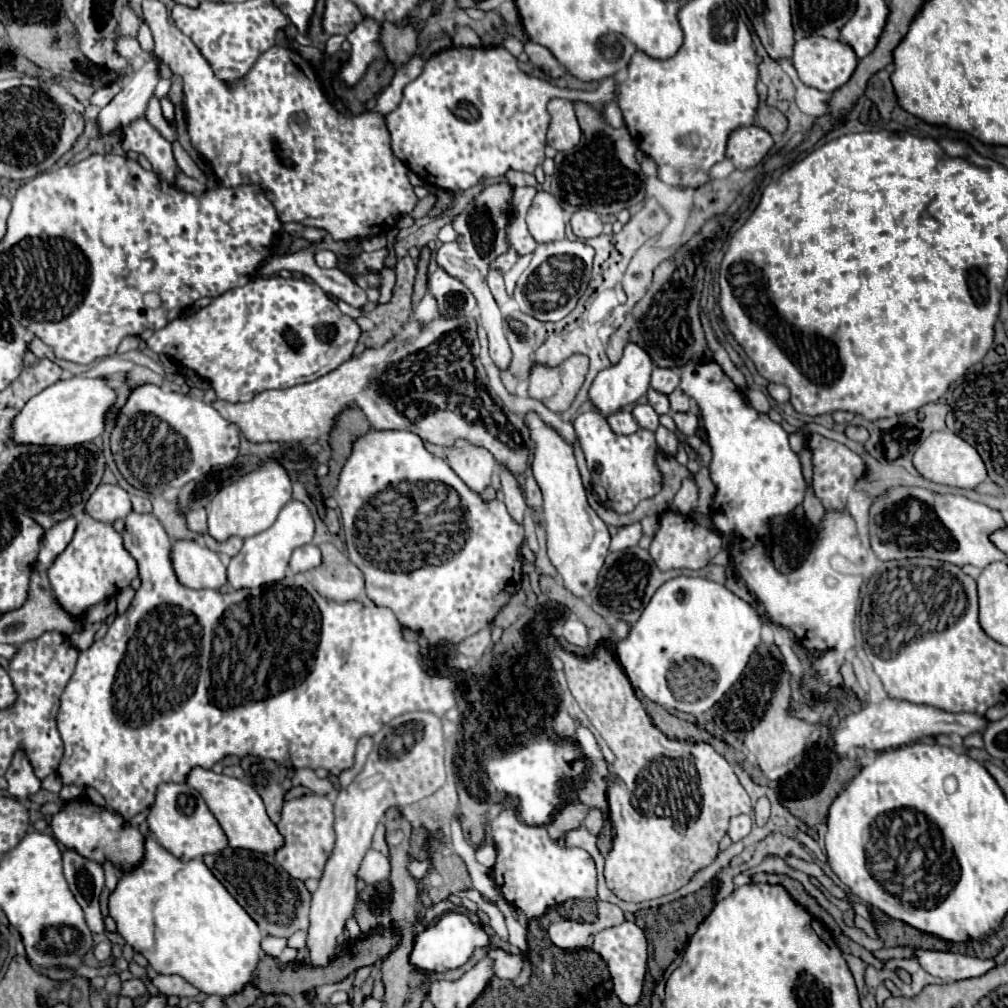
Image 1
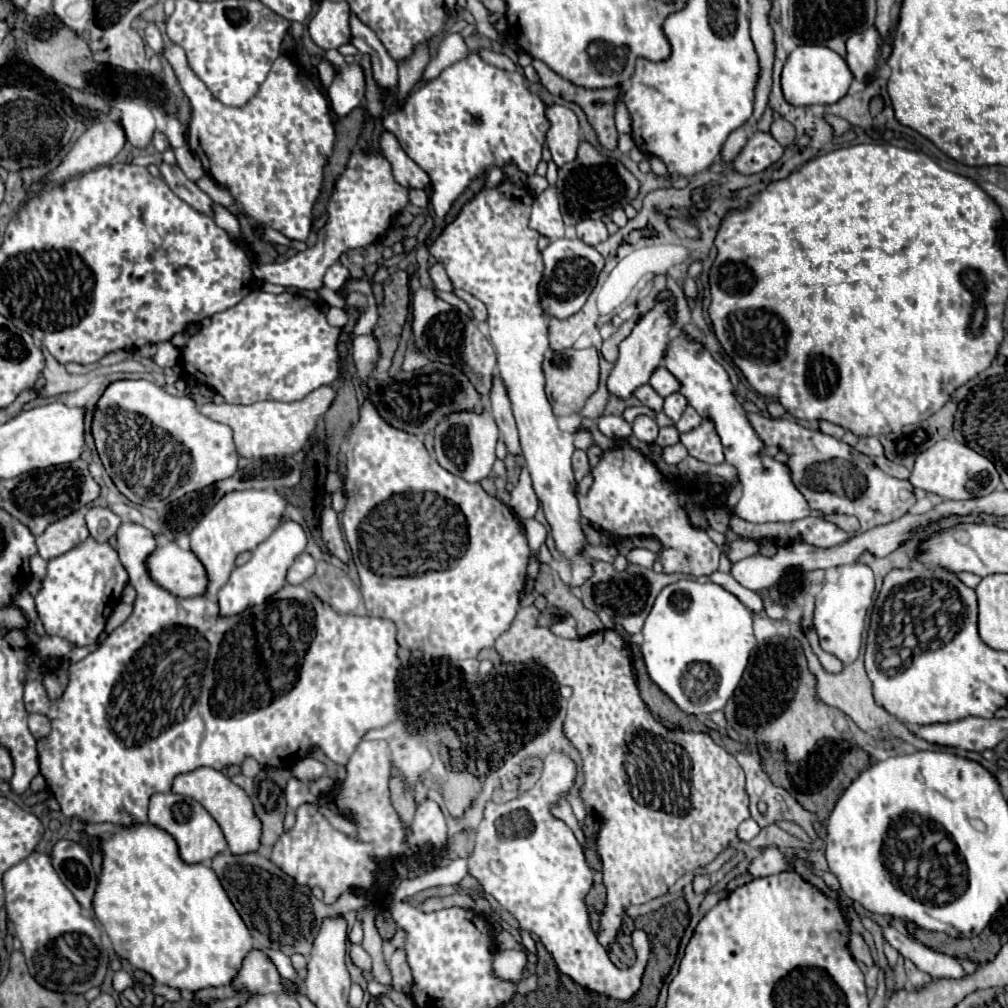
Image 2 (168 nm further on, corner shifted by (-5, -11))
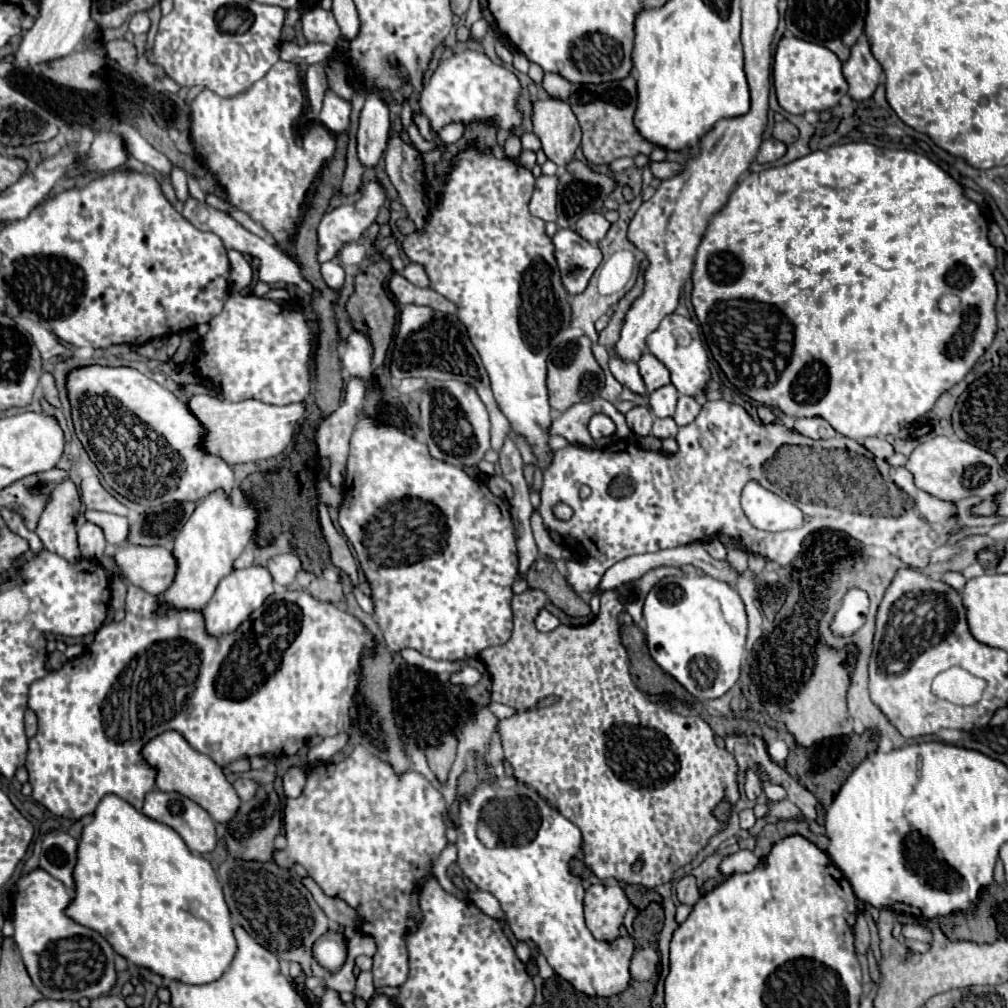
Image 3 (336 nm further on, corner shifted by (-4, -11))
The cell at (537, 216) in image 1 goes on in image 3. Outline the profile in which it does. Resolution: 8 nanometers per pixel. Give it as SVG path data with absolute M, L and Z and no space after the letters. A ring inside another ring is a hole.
M539 176L535 182L535 192L529 204L529 212L543 222L555 222L555 200L557 200L557 178L555 176Z

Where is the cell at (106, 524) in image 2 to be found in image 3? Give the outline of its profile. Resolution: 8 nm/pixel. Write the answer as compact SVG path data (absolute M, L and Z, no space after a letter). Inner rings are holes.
M85 522L79 528L79 548L81 556L89 560L101 560L105 554L105 536L97 524Z

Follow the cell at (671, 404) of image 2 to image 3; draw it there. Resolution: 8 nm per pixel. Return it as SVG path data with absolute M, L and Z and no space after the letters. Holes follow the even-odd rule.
M667 384L653 394L649 394L649 406L655 416L659 418L671 418L675 414L675 404L677 404L677 390L673 384Z

